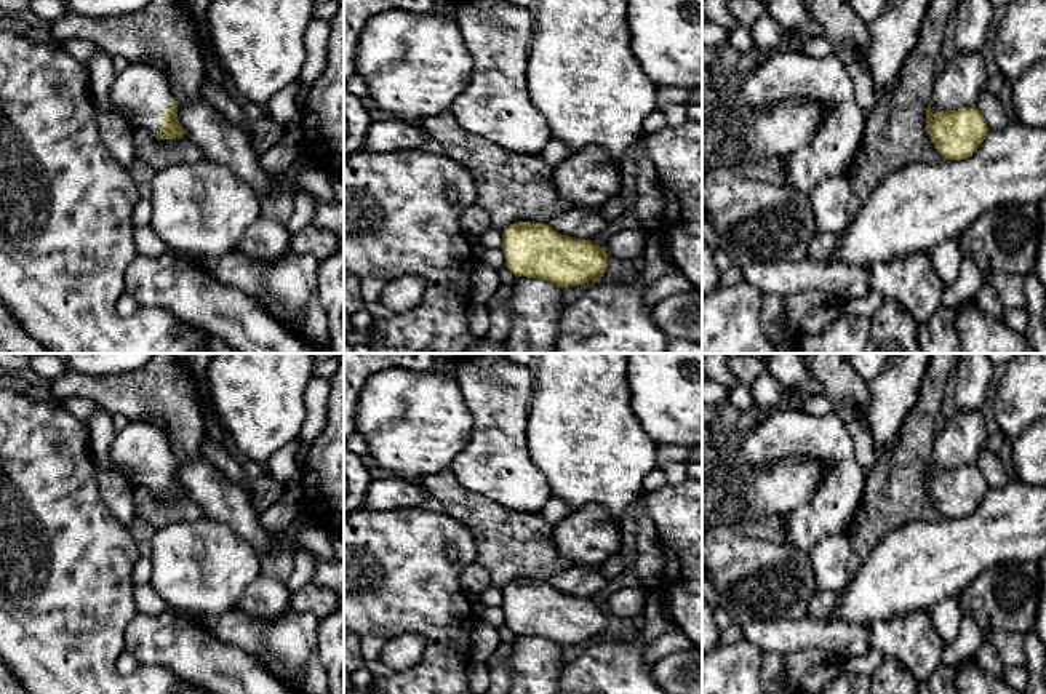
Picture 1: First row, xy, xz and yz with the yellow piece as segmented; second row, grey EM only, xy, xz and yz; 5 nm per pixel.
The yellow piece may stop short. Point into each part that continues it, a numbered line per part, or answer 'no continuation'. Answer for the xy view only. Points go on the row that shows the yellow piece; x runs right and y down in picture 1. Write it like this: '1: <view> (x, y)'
1: xy (141, 93)

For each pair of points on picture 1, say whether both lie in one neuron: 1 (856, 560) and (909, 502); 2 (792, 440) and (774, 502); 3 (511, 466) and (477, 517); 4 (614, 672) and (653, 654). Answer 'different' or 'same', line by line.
1: same
2: different
3: different
4: different

